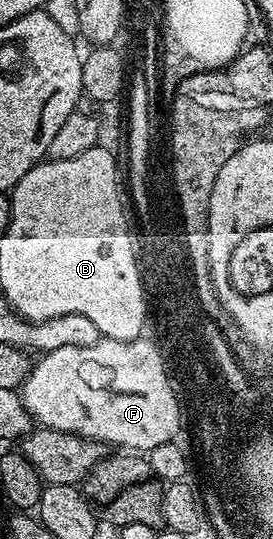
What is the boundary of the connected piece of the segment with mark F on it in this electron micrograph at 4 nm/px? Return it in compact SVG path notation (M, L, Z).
M102 338L91 346L59 346L38 360L19 395L40 427L99 440L106 446L122 444L125 450L158 448L176 437L183 408L161 376L159 352L149 338Z

